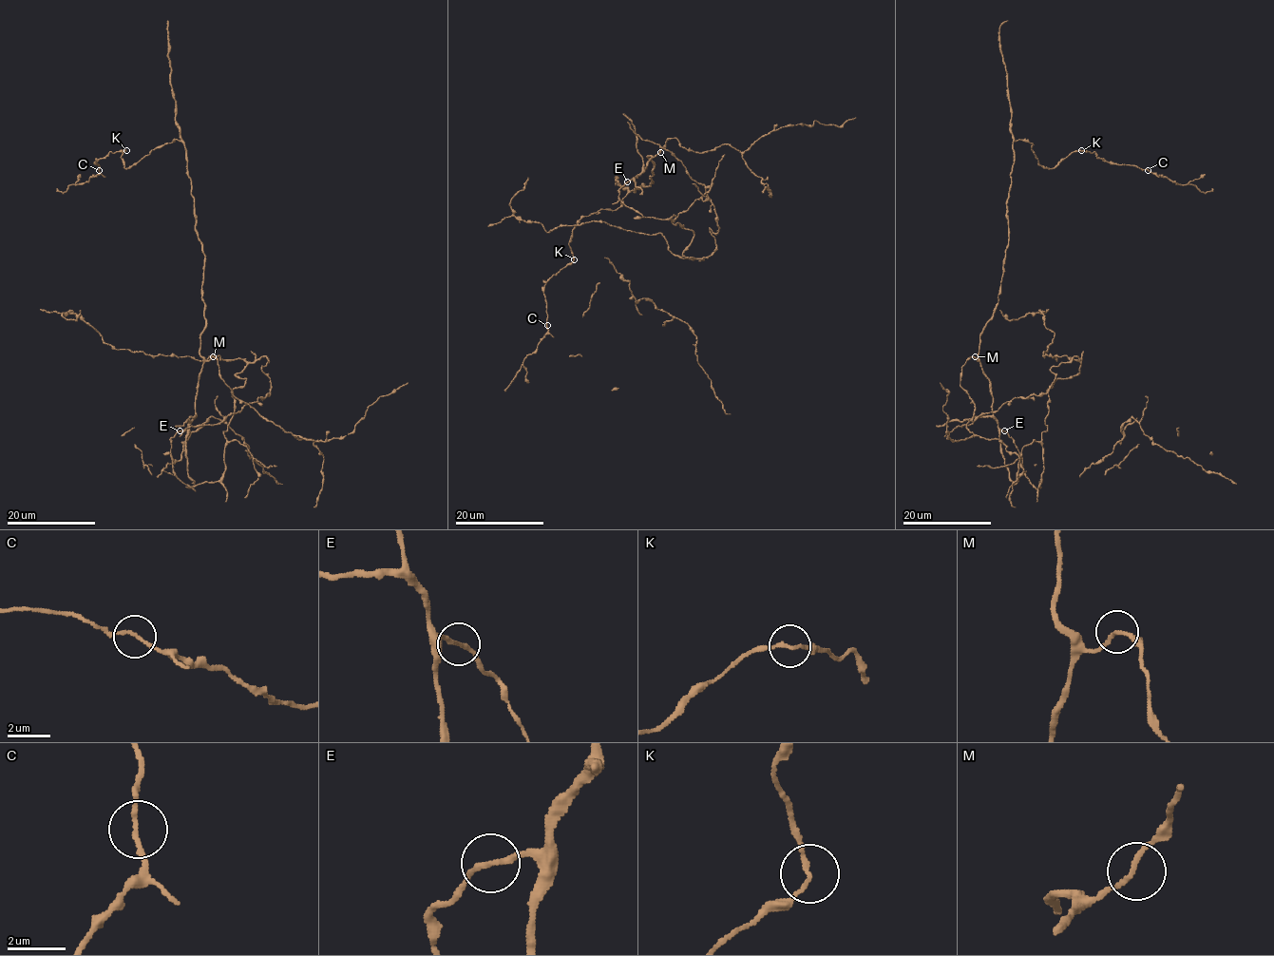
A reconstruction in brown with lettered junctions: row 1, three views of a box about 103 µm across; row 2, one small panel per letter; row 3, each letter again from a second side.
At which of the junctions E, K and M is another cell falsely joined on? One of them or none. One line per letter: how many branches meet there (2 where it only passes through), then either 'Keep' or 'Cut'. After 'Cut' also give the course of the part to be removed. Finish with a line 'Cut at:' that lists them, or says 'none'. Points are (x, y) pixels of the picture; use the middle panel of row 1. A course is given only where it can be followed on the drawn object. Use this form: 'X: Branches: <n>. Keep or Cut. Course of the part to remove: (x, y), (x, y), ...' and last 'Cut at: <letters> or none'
E: Branches: 2. Keep
K: Branches: 2. Keep
M: Branches: 2. Keep
Cut at: none

